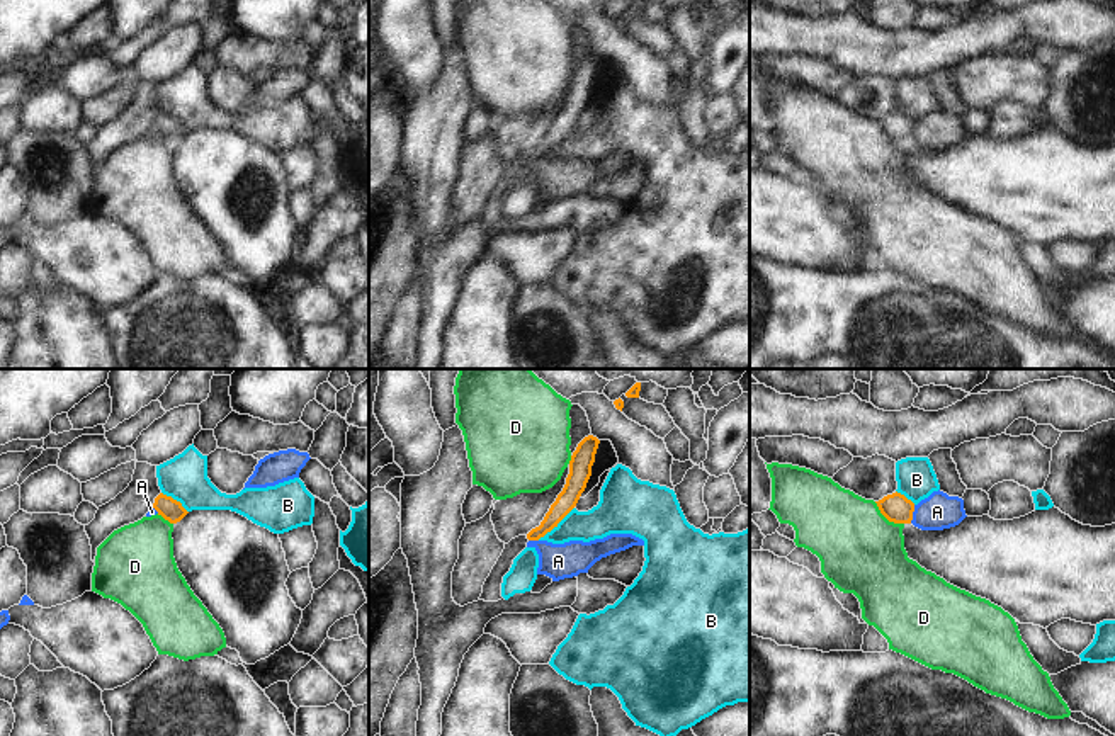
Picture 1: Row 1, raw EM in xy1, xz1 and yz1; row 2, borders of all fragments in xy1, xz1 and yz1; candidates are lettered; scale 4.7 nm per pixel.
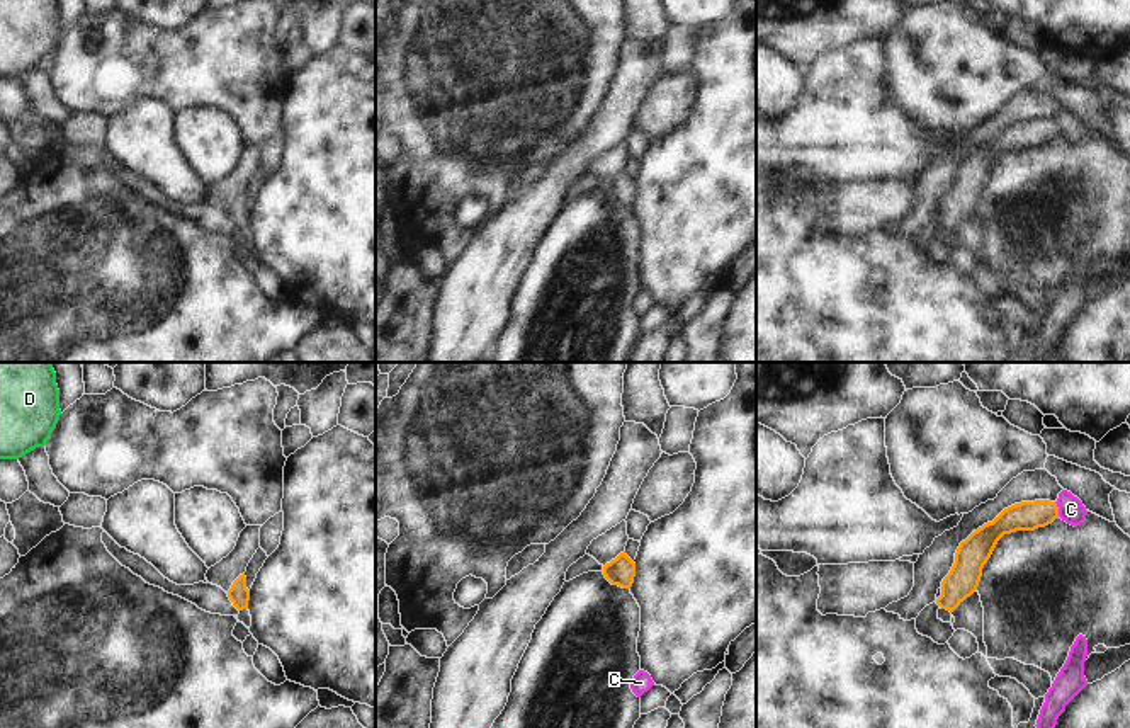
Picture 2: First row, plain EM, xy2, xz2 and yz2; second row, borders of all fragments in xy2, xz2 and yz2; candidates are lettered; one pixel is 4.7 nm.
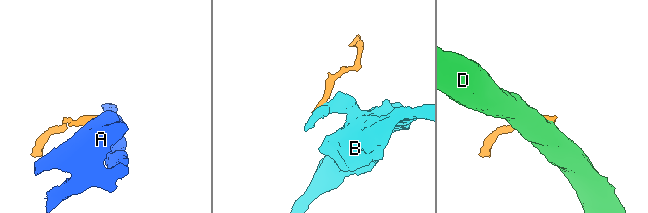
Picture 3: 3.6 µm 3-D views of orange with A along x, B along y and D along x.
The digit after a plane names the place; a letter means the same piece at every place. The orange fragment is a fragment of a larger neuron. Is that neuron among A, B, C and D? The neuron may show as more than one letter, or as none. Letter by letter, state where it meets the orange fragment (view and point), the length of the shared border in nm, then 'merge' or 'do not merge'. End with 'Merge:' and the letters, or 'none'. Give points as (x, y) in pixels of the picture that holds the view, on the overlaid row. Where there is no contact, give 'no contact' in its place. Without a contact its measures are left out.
A: yz1 (911, 514) | 90 nm | do not merge
B: xz1 (554, 526) | 240 nm | do not merge
C: yz2 (1057, 509) | 80 nm | do not merge
D: yz1 (888, 519) | 180 nm | do not merge
Merge: none

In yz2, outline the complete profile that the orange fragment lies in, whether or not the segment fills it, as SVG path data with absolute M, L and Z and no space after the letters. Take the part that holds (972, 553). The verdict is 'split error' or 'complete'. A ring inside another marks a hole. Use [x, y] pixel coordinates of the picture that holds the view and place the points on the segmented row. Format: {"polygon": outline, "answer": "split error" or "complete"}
{"polygon": "M1021 502L1004 509L992 522L974 531L960 543L955 563L941 582L941 595L936 599L938 619L952 623L952 612L977 590L982 568L1004 534L1035 531L1055 519L1059 519L1055 502Z", "answer": "split error"}

